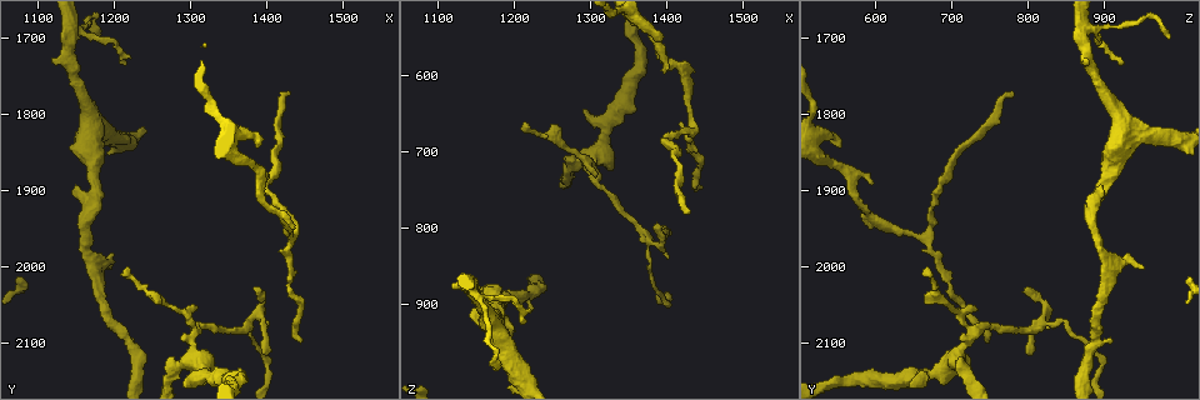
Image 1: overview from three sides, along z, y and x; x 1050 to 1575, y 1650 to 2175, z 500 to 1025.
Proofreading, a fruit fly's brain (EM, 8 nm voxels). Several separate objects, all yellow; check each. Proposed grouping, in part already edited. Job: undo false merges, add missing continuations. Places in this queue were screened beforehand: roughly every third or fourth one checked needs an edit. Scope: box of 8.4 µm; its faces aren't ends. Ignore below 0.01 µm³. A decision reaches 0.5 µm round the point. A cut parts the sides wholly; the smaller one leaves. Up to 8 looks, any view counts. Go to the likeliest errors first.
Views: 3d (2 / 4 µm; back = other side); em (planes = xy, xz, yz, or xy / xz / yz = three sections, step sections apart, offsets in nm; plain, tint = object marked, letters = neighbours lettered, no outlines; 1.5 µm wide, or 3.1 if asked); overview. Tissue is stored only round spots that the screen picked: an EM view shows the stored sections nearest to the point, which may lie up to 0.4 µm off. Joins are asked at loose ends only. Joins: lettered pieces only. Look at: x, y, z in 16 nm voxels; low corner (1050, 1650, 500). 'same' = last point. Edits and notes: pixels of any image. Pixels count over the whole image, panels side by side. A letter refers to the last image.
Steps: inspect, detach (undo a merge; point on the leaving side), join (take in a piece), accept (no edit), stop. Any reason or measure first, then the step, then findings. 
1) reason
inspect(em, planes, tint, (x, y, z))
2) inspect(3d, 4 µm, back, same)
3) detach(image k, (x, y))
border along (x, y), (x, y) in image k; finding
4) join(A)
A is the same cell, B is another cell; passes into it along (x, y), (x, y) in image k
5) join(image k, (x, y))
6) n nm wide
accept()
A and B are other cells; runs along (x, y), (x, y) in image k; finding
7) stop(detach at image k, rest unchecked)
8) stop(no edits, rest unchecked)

an open end
inspect(3d, 2 µm, (1390, 1845, 555))

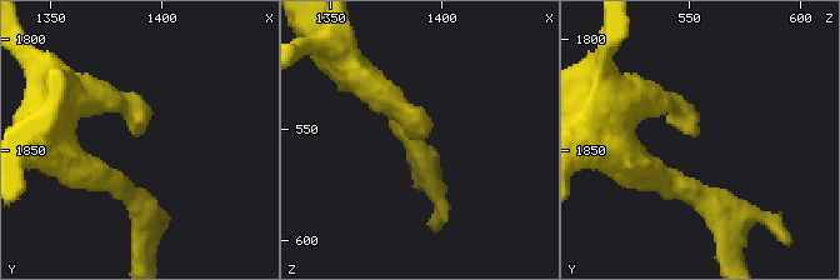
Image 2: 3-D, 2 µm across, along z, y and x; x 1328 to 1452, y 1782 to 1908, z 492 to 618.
inspect(em, planes, letters, (1392, 1844, 553))

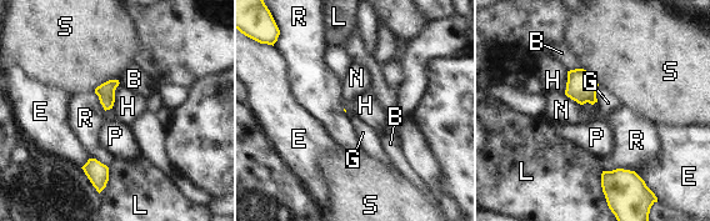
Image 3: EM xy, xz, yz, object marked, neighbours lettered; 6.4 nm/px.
accept()
B, E, G, H, L, N, P, R and S are other cells; border along (568, 71), (564, 94) in image 3; none of them fits

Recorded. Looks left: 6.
long arm stops here
inspect(em, planes, letters, (1445, 2100, 750))

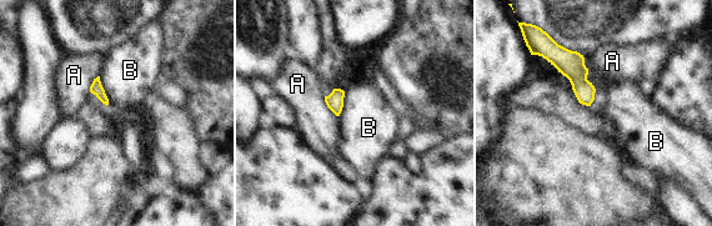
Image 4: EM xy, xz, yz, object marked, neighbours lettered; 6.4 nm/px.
accept()
A and B are other cells; border along (582, 55), (587, 80), (596, 90) in image 4; none of them fits

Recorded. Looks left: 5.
an open end
inspect(3d, 4 µm, (1210, 2005, 665))

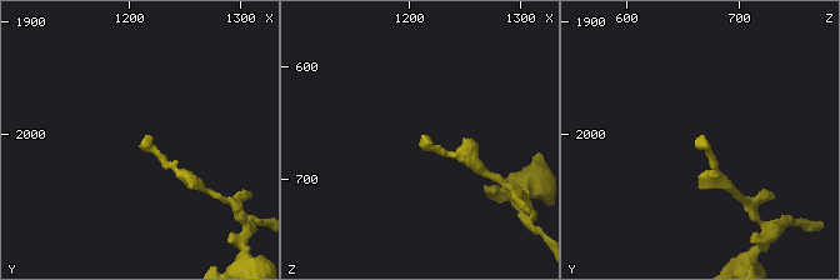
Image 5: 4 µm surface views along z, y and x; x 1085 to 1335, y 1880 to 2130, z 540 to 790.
shape alone is not enough
inspect(em, planes, letters, (1212, 2006, 660))

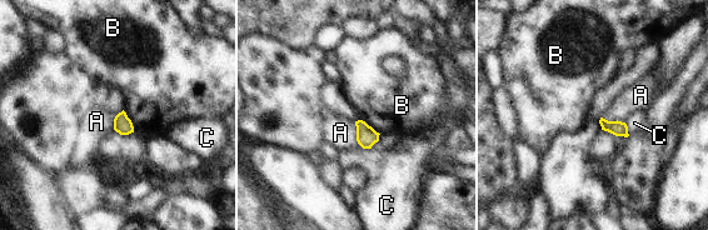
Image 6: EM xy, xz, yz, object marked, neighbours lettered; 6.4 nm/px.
100 nm wide
accept()
A, B and C are other cells; border along (123, 110), (130, 120), (134, 131) in image 6; no lettered piece goes on from it

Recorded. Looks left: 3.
stop(no edits, rest unchecked)

